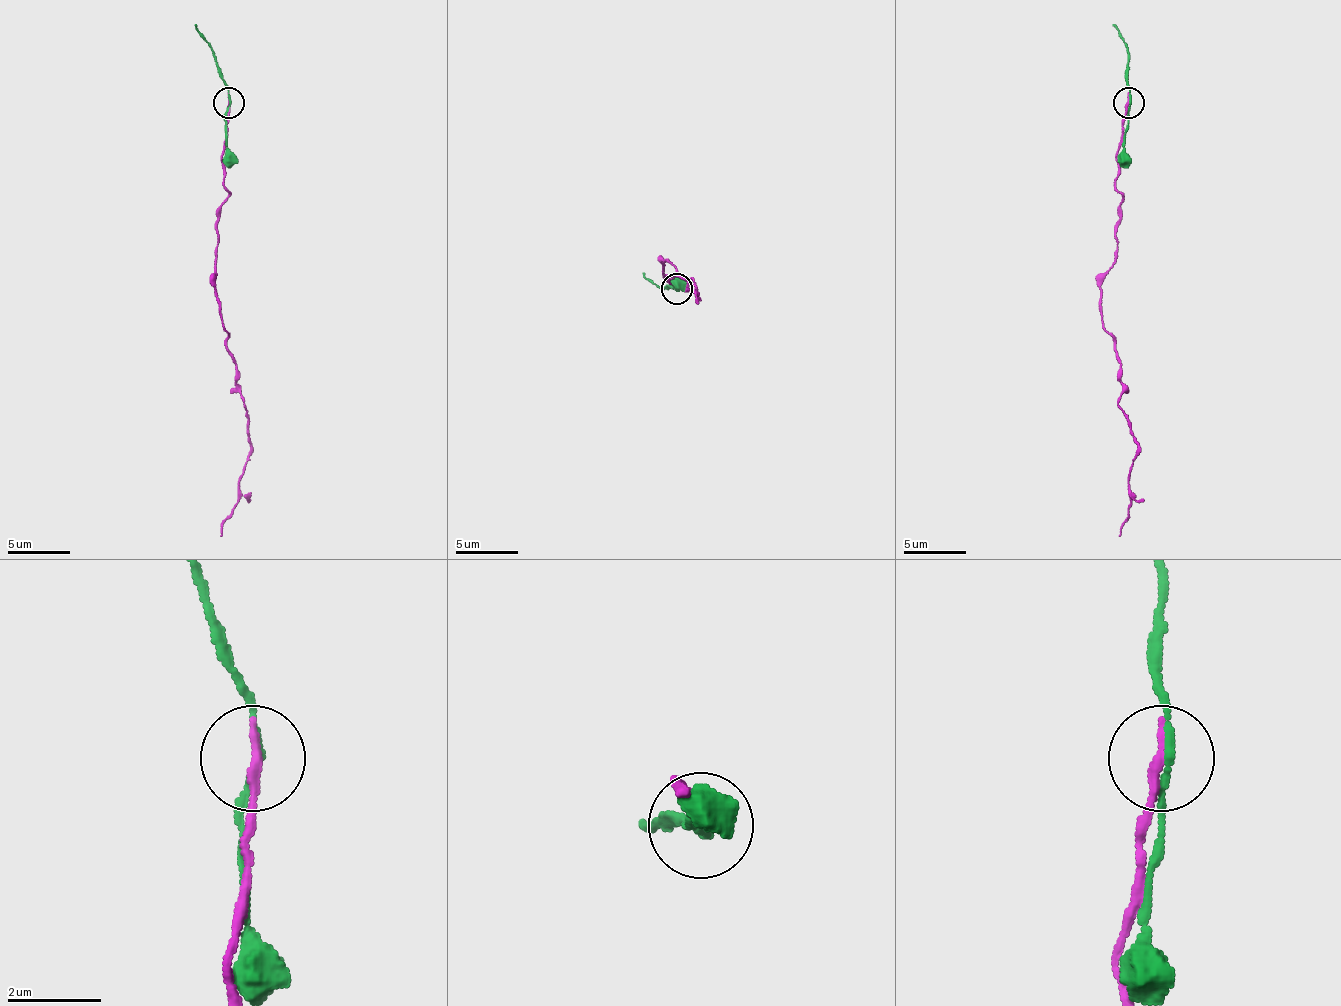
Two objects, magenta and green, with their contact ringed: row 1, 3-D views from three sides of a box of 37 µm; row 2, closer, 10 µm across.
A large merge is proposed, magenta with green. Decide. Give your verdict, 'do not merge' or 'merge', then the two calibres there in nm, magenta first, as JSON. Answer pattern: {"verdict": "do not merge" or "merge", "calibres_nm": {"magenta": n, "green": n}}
{"verdict": "do not merge", "calibres_nm": {"magenta": 240, "green": 140}}

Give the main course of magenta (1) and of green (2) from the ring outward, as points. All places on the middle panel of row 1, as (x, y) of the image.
1: (675, 287), (663, 262), (685, 281), (691, 278), (697, 297), (669, 278)
2: (678, 290), (660, 287), (641, 272)

